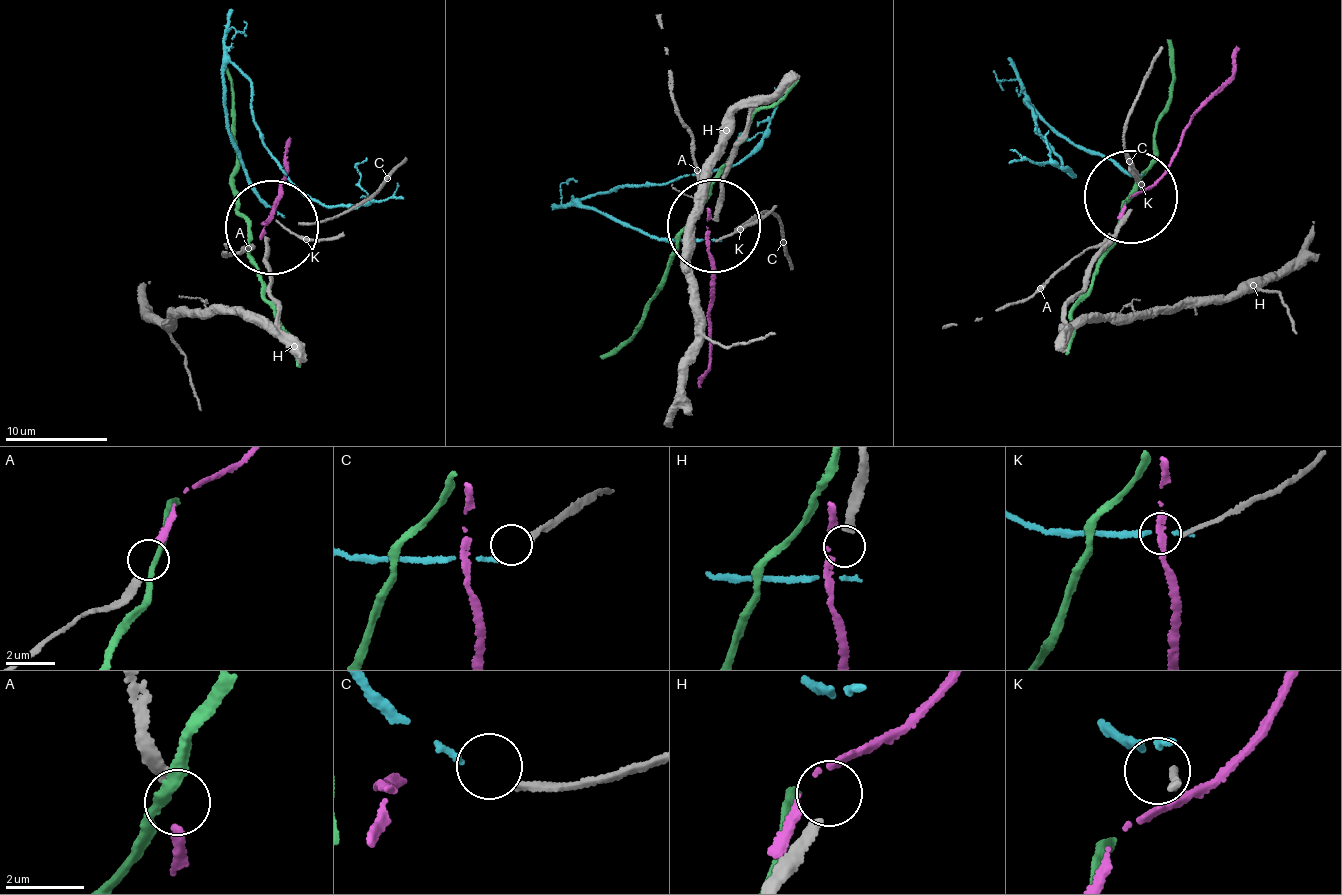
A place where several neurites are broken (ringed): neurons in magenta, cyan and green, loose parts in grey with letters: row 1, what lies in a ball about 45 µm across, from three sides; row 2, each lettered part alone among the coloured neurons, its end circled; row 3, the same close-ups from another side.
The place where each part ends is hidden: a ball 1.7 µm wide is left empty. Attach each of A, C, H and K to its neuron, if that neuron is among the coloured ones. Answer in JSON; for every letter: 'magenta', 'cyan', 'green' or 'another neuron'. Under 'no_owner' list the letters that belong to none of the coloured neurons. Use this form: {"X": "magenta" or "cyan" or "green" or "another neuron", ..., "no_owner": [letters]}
{"A": "magenta", "C": "cyan", "H": "another neuron", "K": "another neuron", "no_owner": ["H", "K"]}

